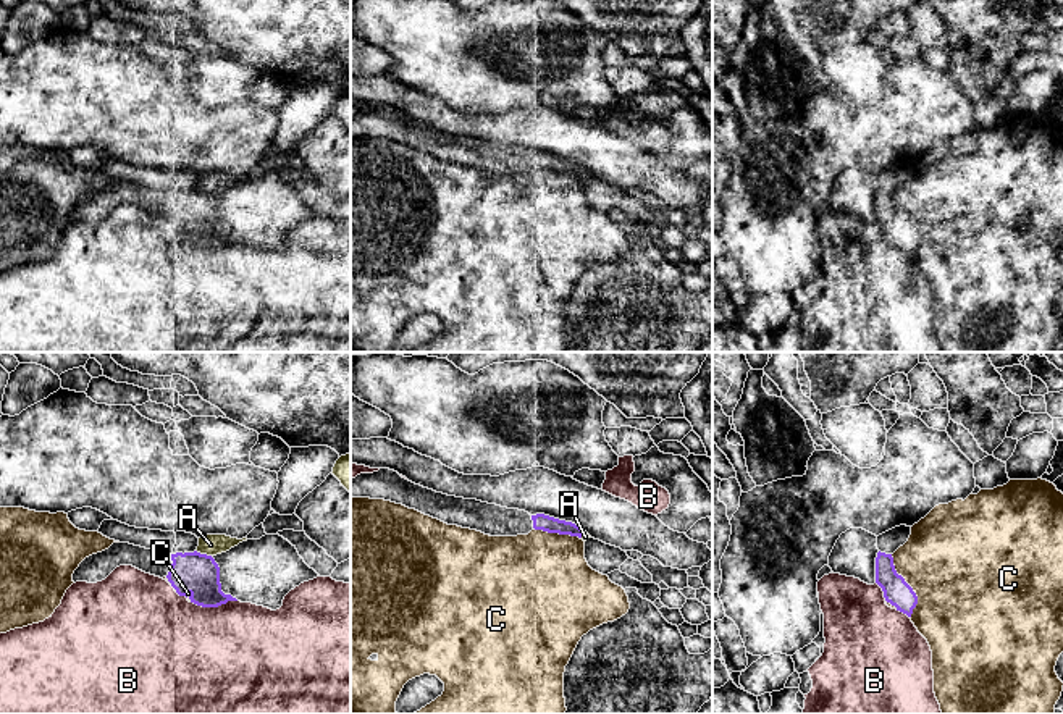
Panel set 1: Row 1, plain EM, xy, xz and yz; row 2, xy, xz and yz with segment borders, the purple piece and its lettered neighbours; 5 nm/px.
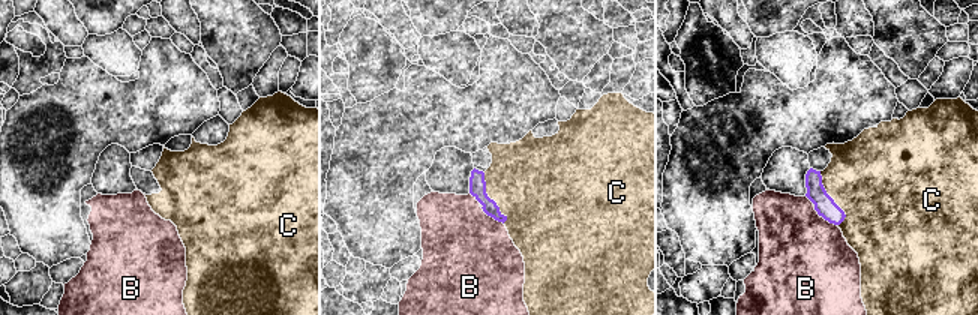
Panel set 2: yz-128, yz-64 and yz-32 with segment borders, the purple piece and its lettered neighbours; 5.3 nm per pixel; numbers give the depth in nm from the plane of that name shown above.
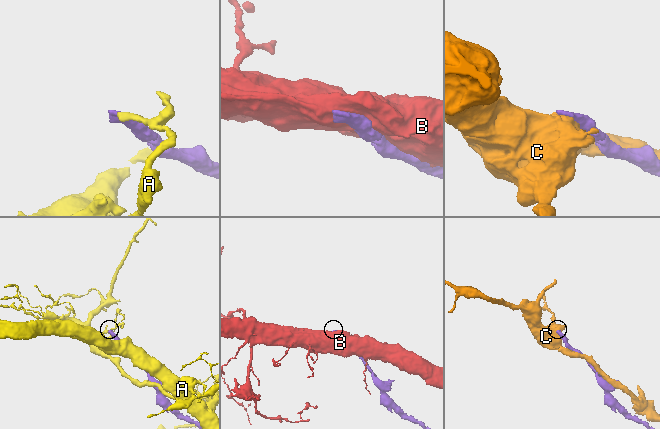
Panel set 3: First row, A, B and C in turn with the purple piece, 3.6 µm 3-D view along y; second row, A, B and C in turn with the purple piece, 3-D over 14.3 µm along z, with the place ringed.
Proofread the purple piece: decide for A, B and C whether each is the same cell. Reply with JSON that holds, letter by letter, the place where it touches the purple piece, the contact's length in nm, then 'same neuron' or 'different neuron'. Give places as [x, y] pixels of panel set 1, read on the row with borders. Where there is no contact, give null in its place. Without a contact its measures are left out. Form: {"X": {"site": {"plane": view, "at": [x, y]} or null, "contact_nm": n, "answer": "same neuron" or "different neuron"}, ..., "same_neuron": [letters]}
{"A": {"site": {"plane": "xy", "at": [204, 554]}, "contact_nm": 90, "answer": "different neuron"}, "B": {"site": {"plane": "xy", "at": [214, 606]}, "contact_nm": 240, "answer": "different neuron"}, "C": {"site": {"plane": "yz", "at": [910, 587]}, "contact_nm": 340, "answer": "different neuron"}, "same_neuron": []}

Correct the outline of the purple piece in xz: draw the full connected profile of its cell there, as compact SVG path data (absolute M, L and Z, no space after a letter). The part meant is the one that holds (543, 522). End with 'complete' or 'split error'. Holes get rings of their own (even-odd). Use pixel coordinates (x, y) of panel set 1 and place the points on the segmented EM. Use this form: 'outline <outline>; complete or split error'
outline M380 468L351 480L351 498L384 499L415 509L447 525L481 531L489 536L528 535L532 530L583 536L583 528L544 514L507 509L477 499L436 493L402 478L397 472Z; split error

